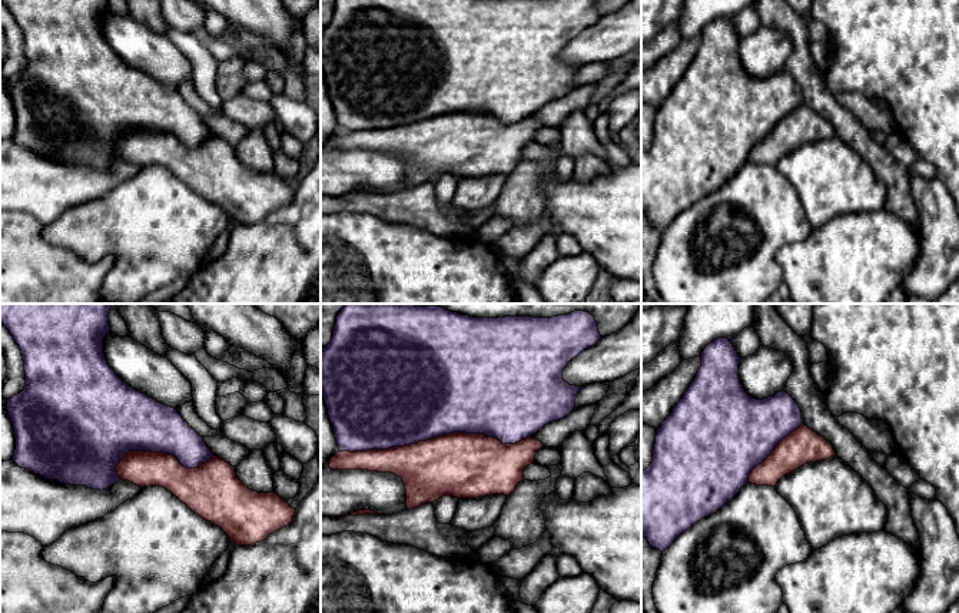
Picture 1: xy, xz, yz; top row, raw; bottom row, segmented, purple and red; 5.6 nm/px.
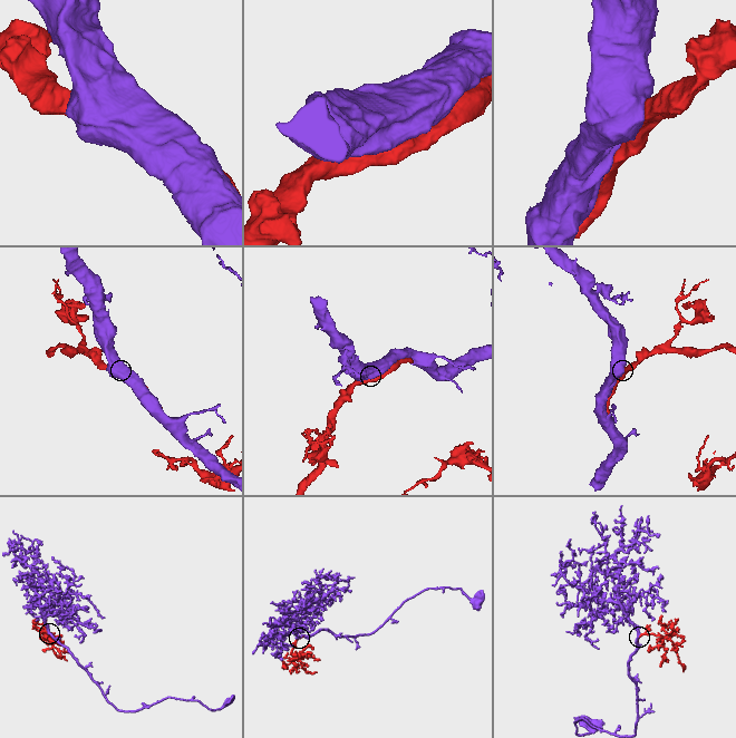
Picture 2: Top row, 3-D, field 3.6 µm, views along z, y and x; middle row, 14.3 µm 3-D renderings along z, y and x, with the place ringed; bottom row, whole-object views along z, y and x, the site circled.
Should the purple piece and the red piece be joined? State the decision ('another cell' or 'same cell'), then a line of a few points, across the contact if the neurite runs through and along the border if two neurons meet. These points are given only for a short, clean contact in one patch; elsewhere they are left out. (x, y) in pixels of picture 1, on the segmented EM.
same cell

